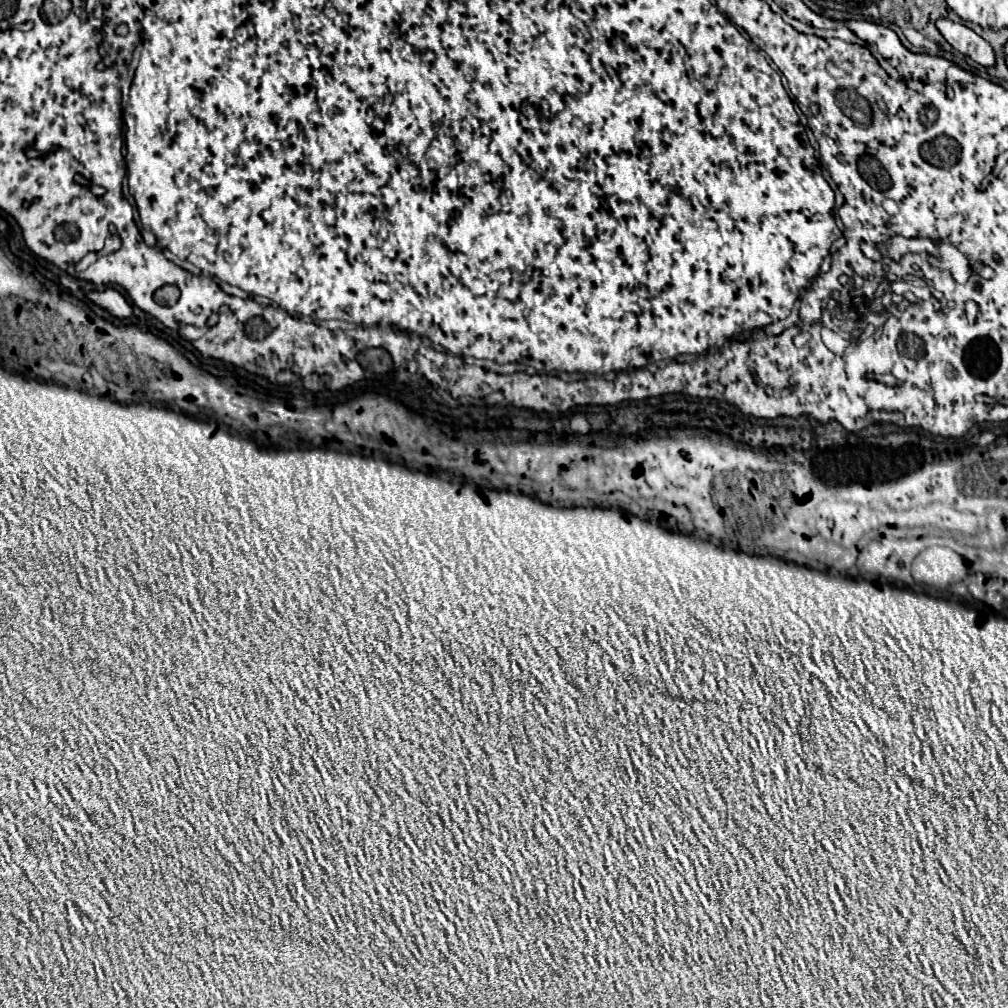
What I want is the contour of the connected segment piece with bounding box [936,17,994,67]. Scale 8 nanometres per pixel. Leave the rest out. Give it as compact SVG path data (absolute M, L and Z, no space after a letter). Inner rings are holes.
M942 17L942 19L936 21L936 27L944 35L944 39L956 51L968 55L970 59L974 59L976 63L980 63L984 67L994 65L994 51L992 51L992 47L980 35L976 35L972 29L968 29L966 25L954 23L954 21Z

